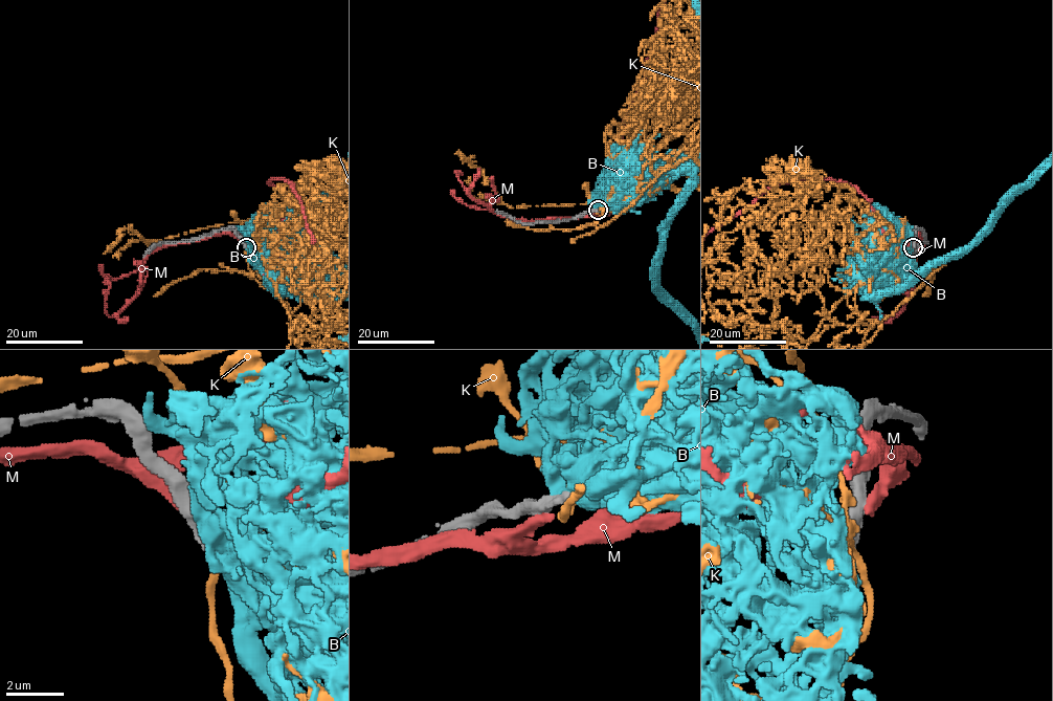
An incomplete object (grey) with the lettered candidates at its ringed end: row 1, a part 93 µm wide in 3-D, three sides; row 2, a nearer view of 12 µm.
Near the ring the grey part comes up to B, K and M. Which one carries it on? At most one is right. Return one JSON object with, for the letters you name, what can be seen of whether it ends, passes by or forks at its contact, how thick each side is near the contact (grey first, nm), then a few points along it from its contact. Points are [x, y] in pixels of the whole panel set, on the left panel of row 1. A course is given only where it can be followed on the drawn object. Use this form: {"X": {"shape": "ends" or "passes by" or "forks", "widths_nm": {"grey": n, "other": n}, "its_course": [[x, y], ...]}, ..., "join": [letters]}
{"join": []}

